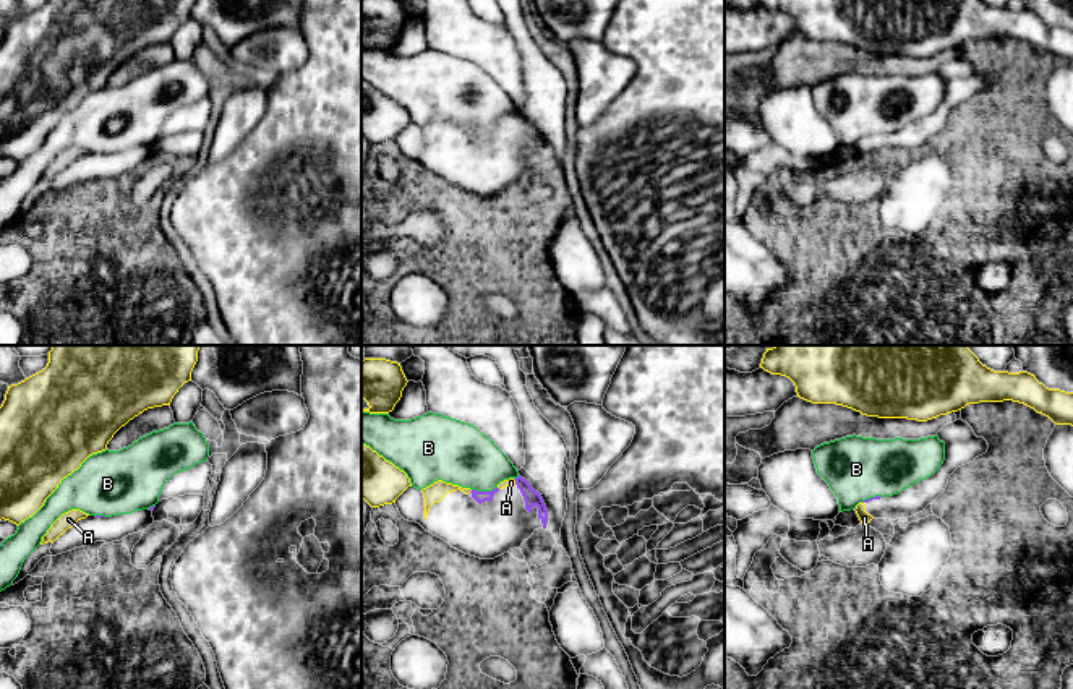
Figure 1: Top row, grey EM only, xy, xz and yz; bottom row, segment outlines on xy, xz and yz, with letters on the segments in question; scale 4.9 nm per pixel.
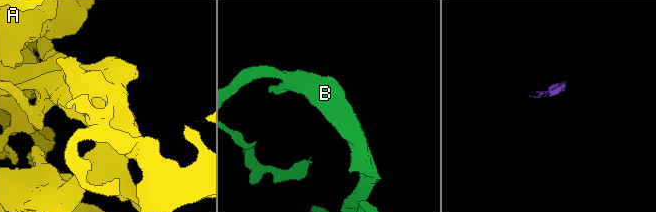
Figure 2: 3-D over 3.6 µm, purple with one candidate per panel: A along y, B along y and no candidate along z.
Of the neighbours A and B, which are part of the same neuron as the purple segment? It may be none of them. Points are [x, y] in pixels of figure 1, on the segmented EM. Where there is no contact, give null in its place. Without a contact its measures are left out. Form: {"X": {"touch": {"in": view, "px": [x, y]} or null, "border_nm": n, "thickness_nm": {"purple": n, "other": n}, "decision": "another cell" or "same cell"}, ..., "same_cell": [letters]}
{"A": {"touch": {"in": "xz", "px": [516, 482]}, "border_nm": 40, "thickness_nm": {"purple": 80, "other": 50}, "decision": "same cell"}, "B": {"touch": {"in": "xz", "px": [483, 492]}, "border_nm": 130, "thickness_nm": {"purple": 60, "other": 320}, "decision": "another cell"}, "same_cell": ["A"]}

